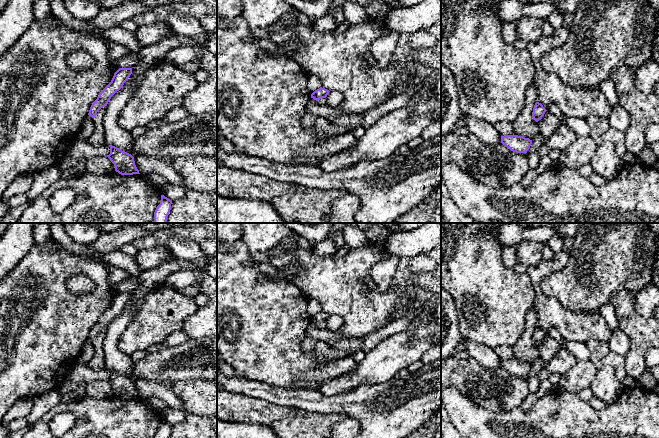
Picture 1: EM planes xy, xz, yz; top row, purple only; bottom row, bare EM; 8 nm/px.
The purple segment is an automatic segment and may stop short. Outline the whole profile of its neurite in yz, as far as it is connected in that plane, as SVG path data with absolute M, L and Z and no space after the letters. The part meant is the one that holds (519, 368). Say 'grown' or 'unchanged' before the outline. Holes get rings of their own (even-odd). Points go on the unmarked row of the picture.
unchanged; M518 359L501 360L501 367L516 377L527 377L532 364Z

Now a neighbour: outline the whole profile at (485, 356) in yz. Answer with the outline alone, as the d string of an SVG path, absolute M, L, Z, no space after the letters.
M462 339L462 343L465 345L469 356L484 368L499 369L501 367L501 360L492 348L467 339Z

